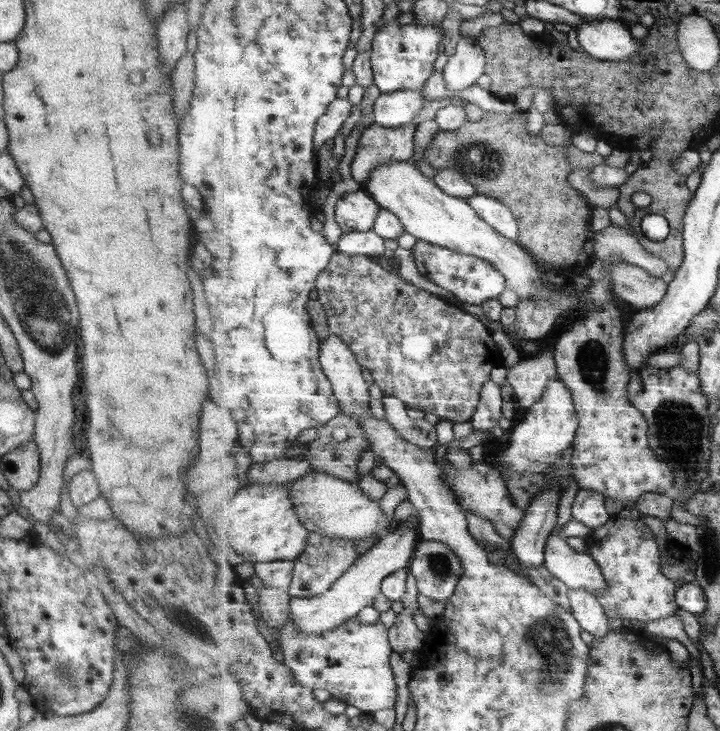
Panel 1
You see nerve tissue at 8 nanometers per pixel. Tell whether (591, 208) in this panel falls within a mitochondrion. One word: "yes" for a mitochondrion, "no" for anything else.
no

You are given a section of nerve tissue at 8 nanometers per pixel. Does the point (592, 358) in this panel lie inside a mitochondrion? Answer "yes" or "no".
yes

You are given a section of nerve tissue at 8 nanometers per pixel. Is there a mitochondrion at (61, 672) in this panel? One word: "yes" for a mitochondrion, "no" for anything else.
yes

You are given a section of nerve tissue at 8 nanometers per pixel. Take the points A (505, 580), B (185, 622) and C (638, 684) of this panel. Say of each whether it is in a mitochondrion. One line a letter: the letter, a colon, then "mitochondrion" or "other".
A: other
B: mitochondrion
C: other

